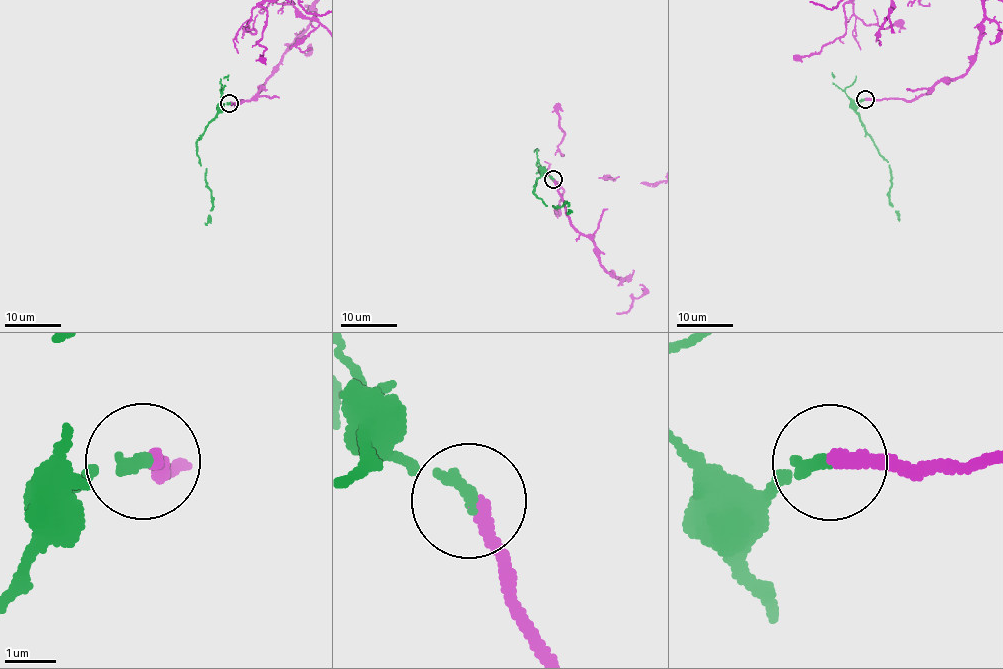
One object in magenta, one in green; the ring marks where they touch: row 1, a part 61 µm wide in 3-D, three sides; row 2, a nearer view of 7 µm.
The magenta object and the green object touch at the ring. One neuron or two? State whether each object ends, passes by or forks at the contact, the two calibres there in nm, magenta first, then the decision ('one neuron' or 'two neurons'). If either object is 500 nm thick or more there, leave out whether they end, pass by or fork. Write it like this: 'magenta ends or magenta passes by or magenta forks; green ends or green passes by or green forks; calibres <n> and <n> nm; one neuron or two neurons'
magenta ends; green ends; calibres 300 and 240 nm; one neuron

